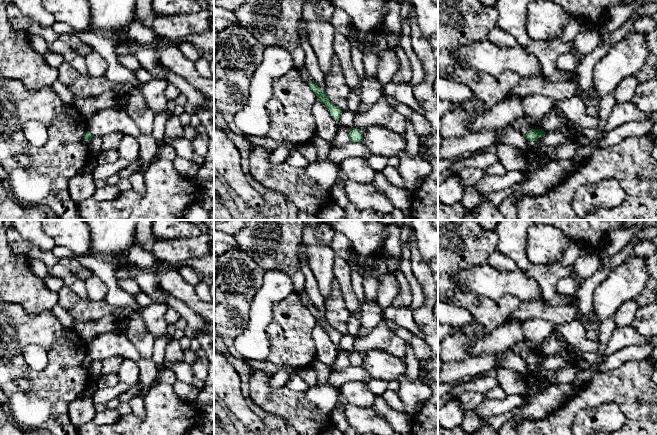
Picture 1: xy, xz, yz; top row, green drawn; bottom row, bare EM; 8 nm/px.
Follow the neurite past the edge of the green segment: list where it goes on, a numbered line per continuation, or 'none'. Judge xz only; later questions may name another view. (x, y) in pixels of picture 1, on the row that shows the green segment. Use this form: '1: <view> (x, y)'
1: xz (304, 74)

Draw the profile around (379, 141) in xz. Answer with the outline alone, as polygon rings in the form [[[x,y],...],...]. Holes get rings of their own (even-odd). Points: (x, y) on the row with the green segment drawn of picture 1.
[[[376,125],[362,127],[363,140],[361,143],[373,155],[383,157],[398,156],[406,148],[405,136],[394,133]]]

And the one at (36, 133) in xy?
[[[27,121],[23,126],[23,131],[27,141],[33,146],[41,147],[48,141],[48,130],[39,121]]]

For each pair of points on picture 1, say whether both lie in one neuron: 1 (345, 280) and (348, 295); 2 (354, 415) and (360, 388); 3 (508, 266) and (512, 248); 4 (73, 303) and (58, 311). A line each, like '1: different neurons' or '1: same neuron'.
1: same neuron
2: different neurons
3: different neurons
4: different neurons

